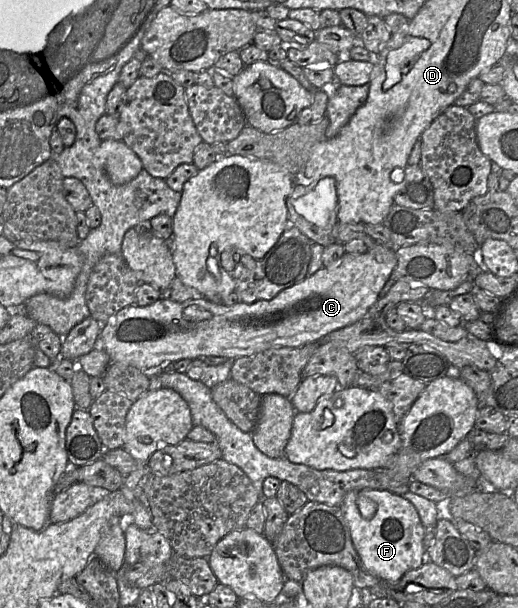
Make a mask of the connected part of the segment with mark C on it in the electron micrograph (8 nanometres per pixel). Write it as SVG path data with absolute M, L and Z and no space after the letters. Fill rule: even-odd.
M382 244L364 254L345 253L337 262L323 266L297 284L283 289L270 300L234 305L216 303L205 297L186 302L160 298L145 307L129 305L103 324L94 349L104 350L112 362L136 367L149 377L162 373L163 367L181 359L217 356L235 359L278 347L300 347L321 341L327 334L360 320L379 299L379 294L397 265L396 251Z

